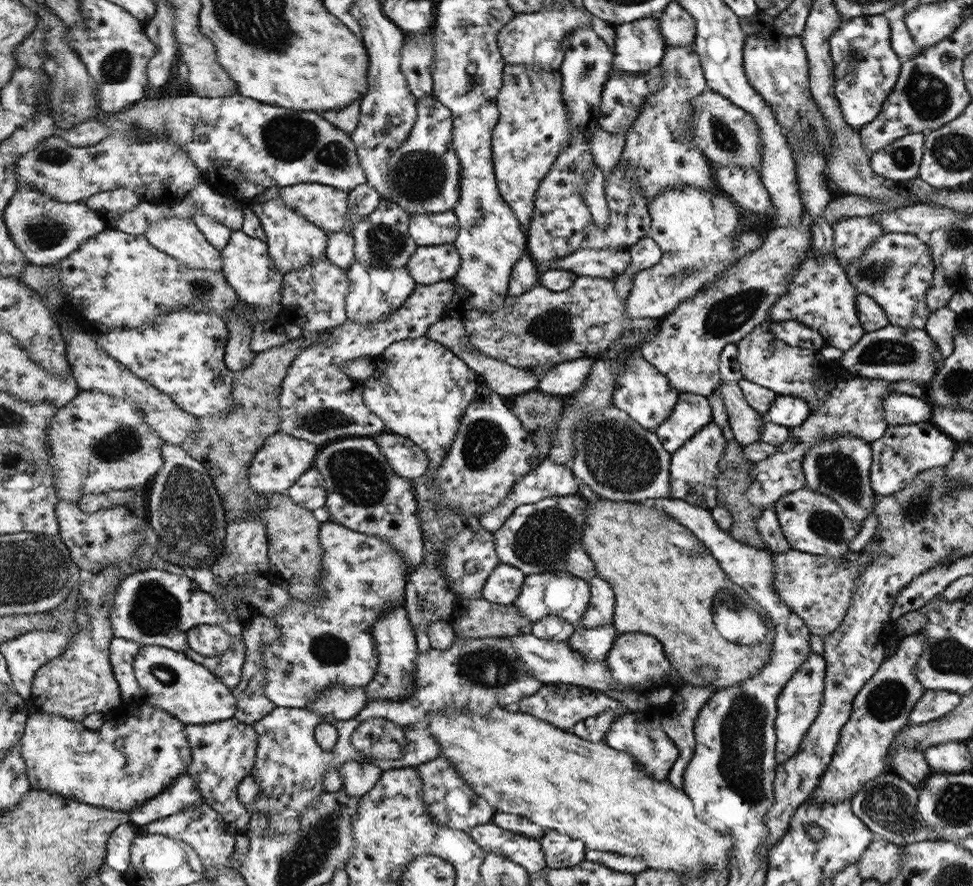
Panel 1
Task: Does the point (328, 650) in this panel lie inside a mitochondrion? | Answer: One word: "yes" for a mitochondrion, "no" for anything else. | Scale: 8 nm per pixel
yes

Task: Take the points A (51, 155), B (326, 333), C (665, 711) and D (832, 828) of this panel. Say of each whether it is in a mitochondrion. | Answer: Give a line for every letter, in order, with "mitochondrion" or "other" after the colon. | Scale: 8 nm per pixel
A: mitochondrion
B: other
C: other
D: other

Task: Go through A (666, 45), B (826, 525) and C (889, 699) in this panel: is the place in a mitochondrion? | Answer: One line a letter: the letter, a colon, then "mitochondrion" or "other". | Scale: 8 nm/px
A: other
B: mitochondrion
C: mitochondrion

